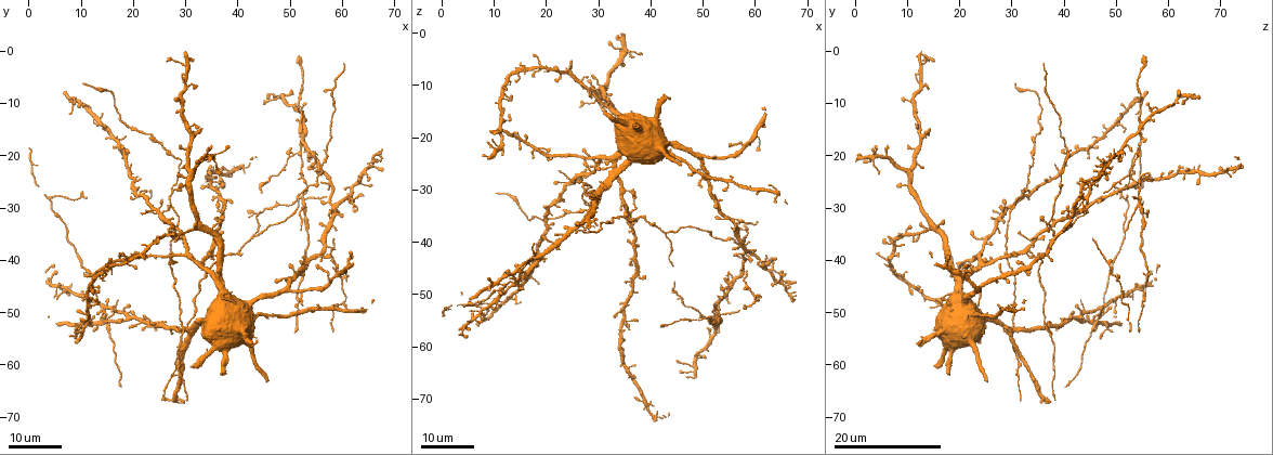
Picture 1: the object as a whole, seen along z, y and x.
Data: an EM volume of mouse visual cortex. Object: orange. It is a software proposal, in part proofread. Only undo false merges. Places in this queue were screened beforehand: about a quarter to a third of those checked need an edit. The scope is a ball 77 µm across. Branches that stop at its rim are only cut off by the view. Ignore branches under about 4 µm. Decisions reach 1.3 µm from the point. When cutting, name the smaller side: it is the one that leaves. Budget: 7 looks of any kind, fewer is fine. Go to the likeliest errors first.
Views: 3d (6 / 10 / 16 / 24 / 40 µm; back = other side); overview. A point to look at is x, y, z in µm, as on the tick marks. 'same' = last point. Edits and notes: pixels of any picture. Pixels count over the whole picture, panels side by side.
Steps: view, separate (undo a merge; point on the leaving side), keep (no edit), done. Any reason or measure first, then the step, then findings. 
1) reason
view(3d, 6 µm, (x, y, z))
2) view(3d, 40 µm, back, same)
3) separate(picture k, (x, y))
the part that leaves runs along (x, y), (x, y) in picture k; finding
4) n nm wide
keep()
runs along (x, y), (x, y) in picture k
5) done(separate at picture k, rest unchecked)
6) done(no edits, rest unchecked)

three-way junction
view(3d, 16 µm, (51.5, 19.5, 54.5))

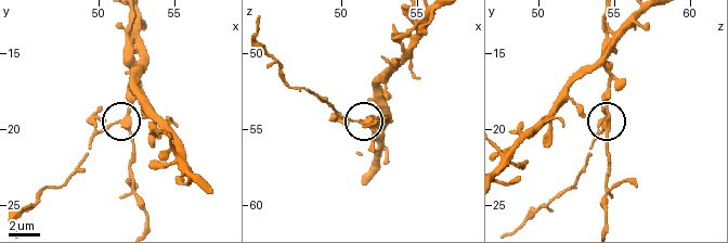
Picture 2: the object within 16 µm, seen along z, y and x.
view(3d, 6 µm, (51.4, 19.6, 54.6))

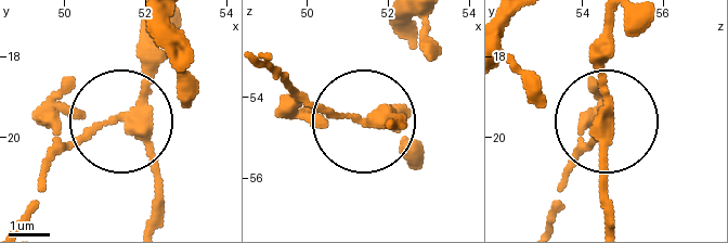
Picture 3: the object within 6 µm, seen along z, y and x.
separate(picture 3, (157, 175))
the part that leaves runs along (133, 124), (154, 173), (154, 224) in picture 3; a second cell is stuck on

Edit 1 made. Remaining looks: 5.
two arms in line, one across
view(3d, 16 µm, (15.5, 52.5, 46.0))

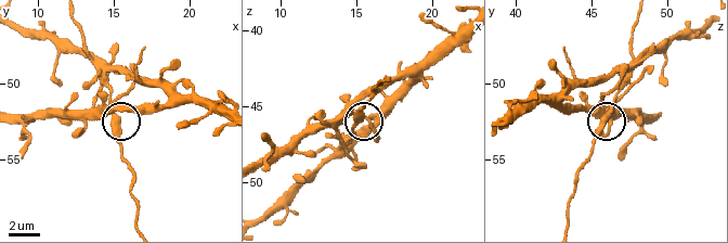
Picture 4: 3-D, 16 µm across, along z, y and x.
view(3d, 10 µm, (15.2, 52.2, 45.8))

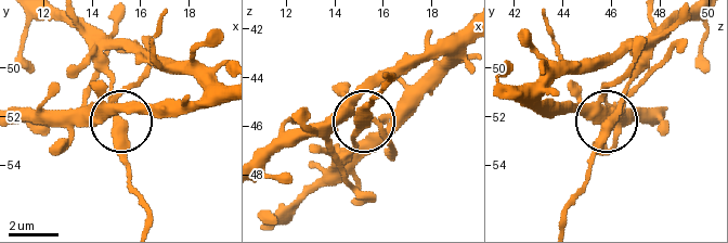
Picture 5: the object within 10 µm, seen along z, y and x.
300 nm wide
keep()
all the same cell

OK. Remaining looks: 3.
view(3d, 24 µm, (35.0, 41.0, 35.5))

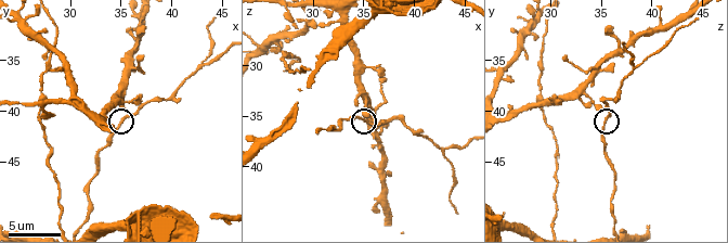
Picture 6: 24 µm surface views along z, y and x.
closer look
view(3d, 10 µm, (35.2, 40.6, 35.6))

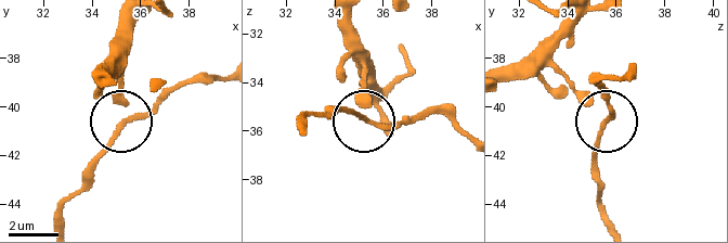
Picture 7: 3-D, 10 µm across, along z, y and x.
150 nm wide
keep()
runs along (506, 81), (556, 71), (603, 123), (594, 168) in picture 7; all the same cell

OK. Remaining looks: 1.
side arm on a straight run
view(3d, 10 µm, (43.0, 35.6, 38.4))

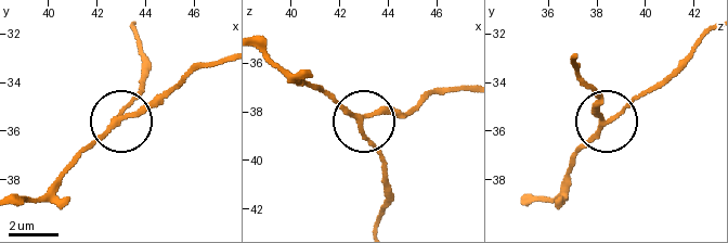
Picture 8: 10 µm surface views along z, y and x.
3 arms
keep()
runs along (22, 199), (47, 192), (78, 155), (115, 128), (140, 82) in picture 8; continuous, no second cell

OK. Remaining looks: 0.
done(separate at picture 3, rest unchecked)

